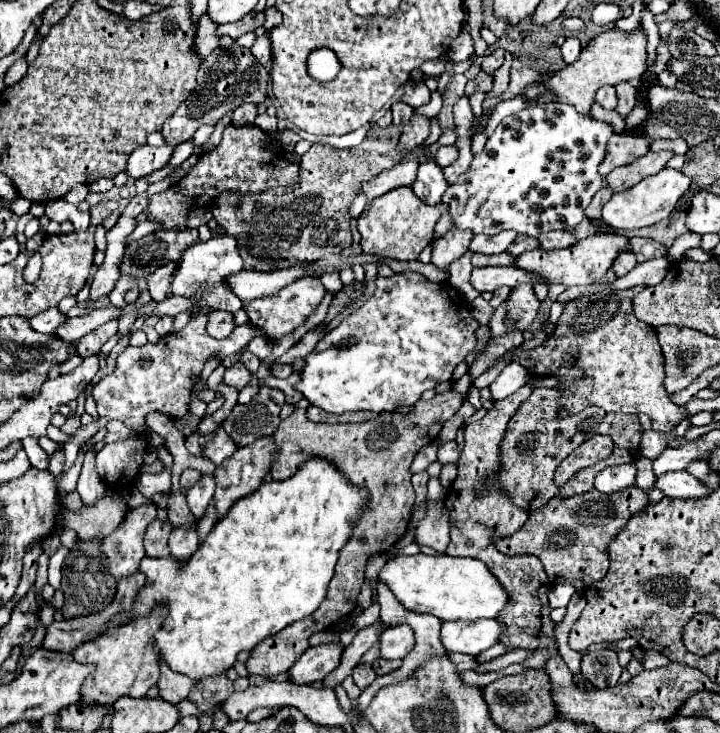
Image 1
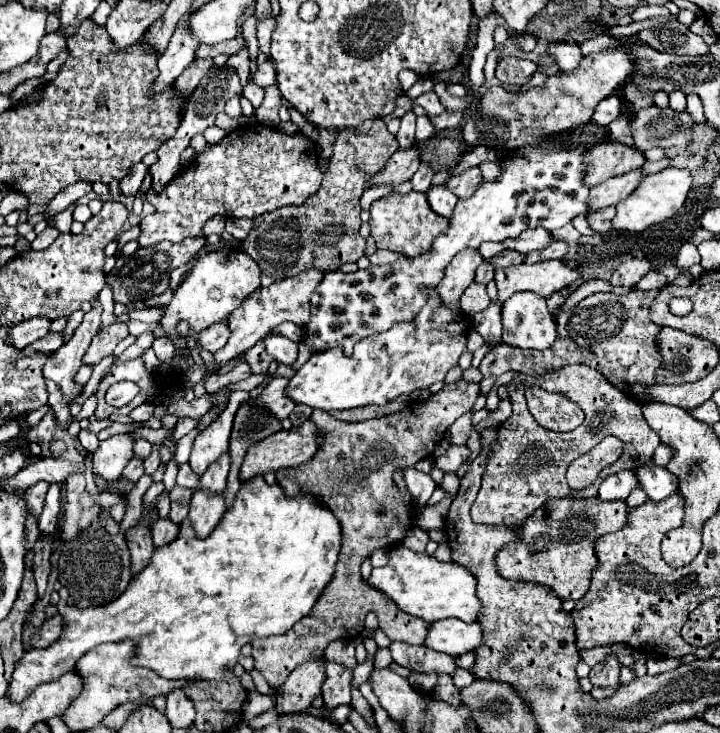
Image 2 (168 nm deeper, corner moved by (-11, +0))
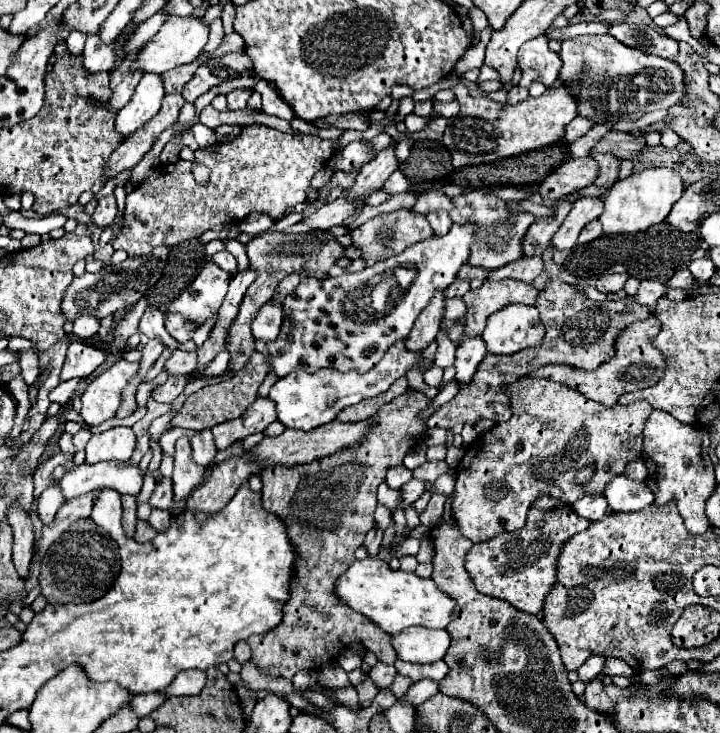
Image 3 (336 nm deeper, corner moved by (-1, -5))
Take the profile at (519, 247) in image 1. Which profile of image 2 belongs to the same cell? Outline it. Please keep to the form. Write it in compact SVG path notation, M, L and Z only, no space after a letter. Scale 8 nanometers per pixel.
M506 250L506 252L494 256L494 258L488 260L488 262L490 262L494 268L508 268L508 266L512 266L512 264L522 264L522 262L524 262L524 254Z

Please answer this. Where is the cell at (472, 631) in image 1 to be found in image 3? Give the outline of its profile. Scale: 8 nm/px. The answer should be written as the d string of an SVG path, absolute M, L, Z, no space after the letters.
M410 627L402 633L392 635L398 659L410 663L434 663L444 659L452 637L446 629Z

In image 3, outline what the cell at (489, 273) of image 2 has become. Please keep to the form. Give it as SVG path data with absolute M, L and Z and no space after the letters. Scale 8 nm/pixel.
M456 279L456 281L446 289L446 295L448 295L448 297L464 297L466 291L470 291L470 283L464 281L464 279Z

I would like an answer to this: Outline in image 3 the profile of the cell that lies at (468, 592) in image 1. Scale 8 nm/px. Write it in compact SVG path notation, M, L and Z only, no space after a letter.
M370 557L350 565L350 569L336 583L336 595L340 595L340 599L354 611L368 615L368 619L378 623L390 635L396 635L412 625L436 629L448 627L456 607L456 601L440 591L434 579L424 579L402 569L394 571L386 561Z

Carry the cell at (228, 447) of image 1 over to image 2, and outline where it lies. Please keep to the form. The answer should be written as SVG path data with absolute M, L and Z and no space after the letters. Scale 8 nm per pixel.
M242 390L232 392L226 410L206 430L202 430L194 438L194 446L192 446L192 454L190 454L188 462L190 462L190 468L194 470L196 476L204 474L204 470L214 460L218 460L224 452L228 452L228 438L232 432L234 414L236 414L240 402L244 402L248 398L250 398L250 392L242 392Z

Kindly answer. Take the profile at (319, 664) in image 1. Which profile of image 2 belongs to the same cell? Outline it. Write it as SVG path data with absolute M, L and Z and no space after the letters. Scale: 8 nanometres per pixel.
M310 660L300 664L276 692L276 708L280 714L300 714L320 696L324 676L324 660Z

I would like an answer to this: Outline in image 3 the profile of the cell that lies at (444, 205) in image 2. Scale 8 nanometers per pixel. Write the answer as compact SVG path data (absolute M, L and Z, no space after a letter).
M432 211L426 215L426 219L430 221L434 235L446 235L446 231L450 231L450 227L452 227L452 219L446 211Z

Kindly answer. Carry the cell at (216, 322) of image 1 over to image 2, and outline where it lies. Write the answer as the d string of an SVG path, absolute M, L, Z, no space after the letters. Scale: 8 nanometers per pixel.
M218 322L218 324L202 330L202 332L198 334L198 342L200 342L200 346L202 346L206 352L212 352L212 354L214 354L216 350L220 350L220 348L228 342L228 336L230 336L228 324Z

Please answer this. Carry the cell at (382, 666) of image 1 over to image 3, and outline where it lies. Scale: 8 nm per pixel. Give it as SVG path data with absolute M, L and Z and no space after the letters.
M396 675L396 679L392 681L392 685L388 687L388 691L394 693L396 699L400 699L404 695L404 691L408 691L408 687L412 685L412 679L410 677L404 677L404 675Z

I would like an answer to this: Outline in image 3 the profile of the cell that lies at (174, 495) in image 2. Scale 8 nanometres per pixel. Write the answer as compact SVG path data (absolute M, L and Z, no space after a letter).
M154 509L148 521L154 525L154 529L158 529L158 533L162 533L162 531L170 525L170 519L172 519L170 511L164 511L164 509Z

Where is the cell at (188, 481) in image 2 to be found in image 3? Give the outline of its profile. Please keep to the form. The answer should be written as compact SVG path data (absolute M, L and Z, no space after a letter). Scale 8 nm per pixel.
M164 477L158 485L154 495L150 497L150 505L156 509L170 509L174 503L174 493L172 493L172 479Z

